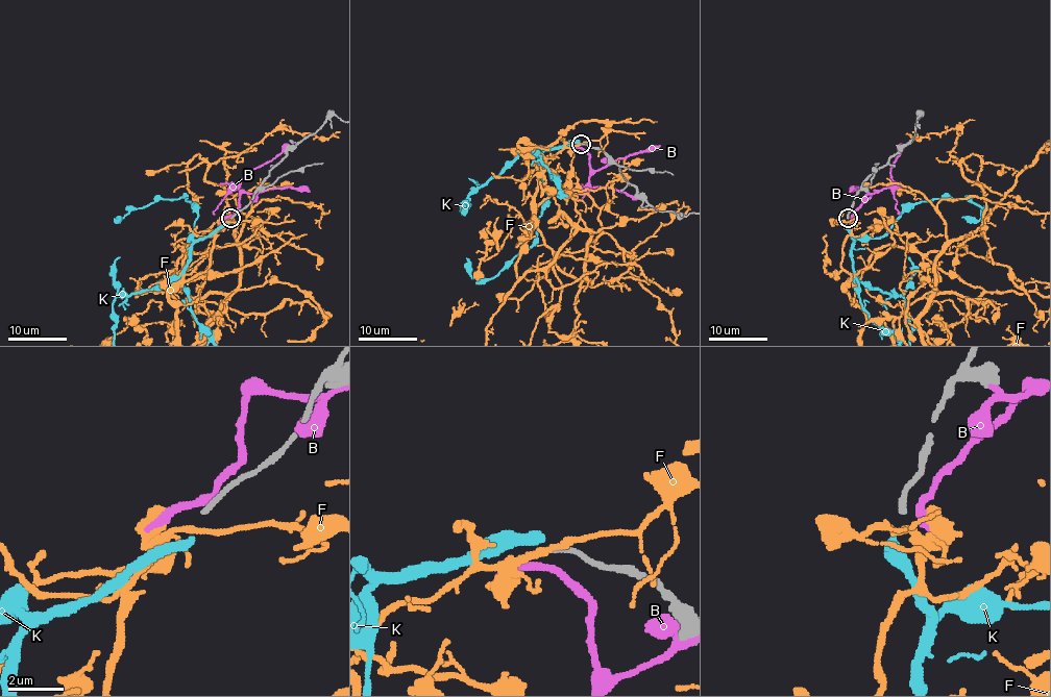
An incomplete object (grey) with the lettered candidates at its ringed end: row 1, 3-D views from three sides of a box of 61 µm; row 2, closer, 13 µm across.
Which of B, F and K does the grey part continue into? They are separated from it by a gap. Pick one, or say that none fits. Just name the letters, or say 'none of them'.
none of them

